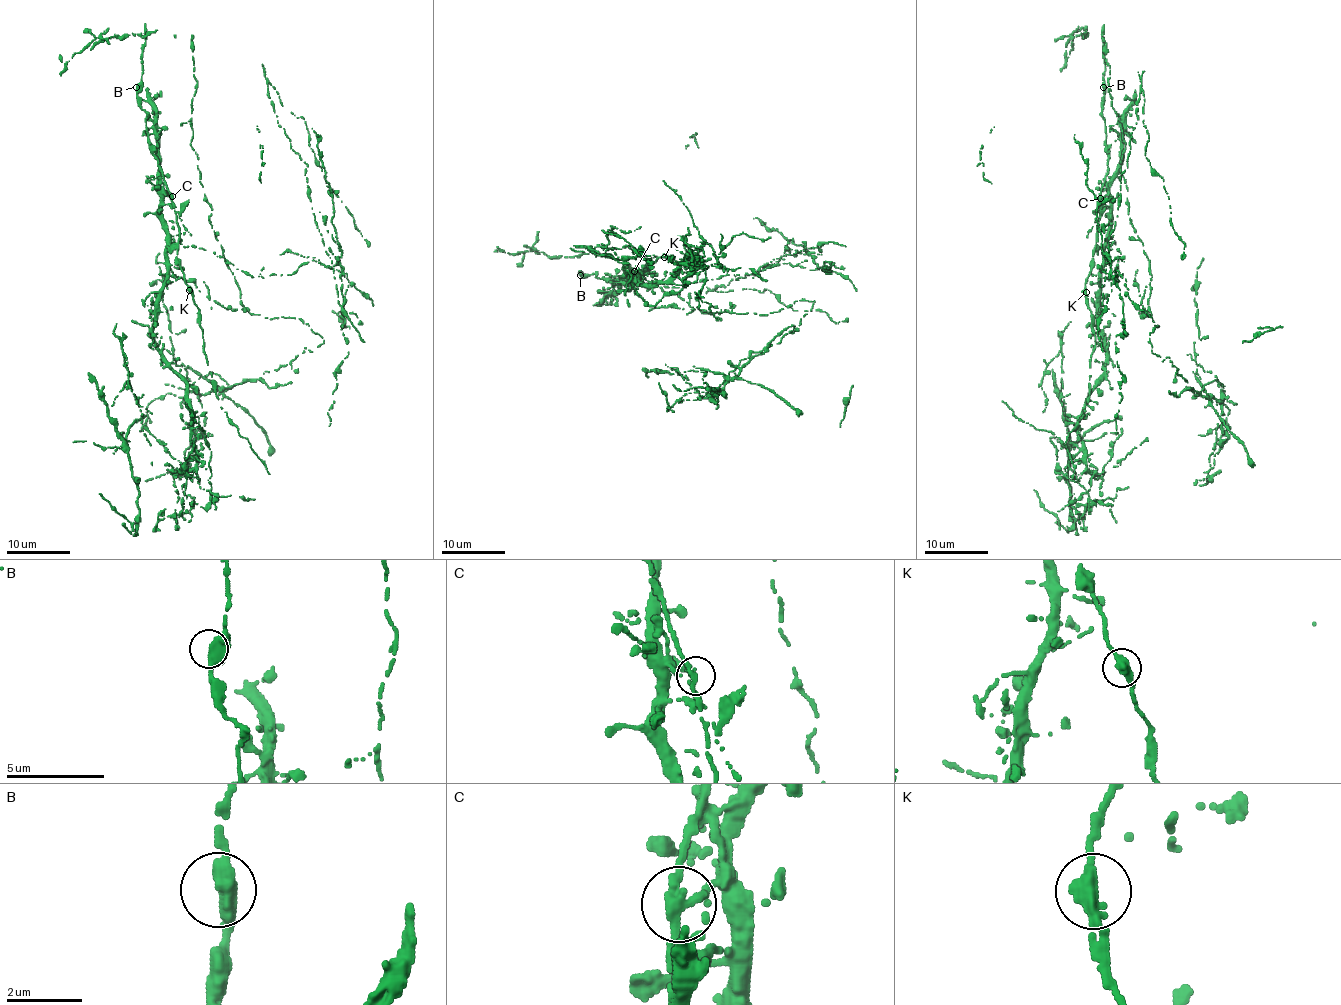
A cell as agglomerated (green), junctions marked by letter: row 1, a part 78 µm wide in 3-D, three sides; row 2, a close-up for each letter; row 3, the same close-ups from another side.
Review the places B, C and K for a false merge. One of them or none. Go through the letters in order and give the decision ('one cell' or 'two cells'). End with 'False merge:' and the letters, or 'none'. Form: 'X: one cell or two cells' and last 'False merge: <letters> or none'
B: one cell
C: two cells
K: one cell
False merge: C

